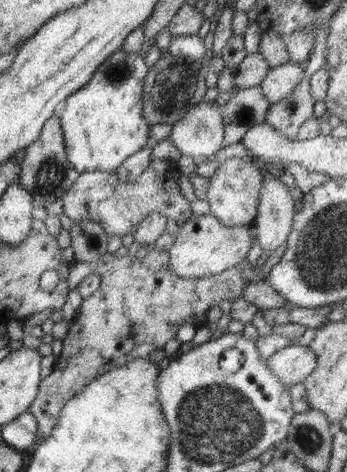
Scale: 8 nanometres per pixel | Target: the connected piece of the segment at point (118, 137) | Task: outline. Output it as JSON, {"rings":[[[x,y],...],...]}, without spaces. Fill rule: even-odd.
{"rings":[[[122,51],[98,66],[97,72],[81,90],[70,94],[61,105],[61,122],[67,160],[80,173],[115,172],[130,156],[153,143],[150,126],[143,117],[143,83],[149,67],[136,54]]]}

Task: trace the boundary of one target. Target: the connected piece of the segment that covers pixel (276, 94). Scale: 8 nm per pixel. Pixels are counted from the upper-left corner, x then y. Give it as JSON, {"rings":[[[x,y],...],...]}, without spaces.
{"rings":[[[285,63],[268,70],[268,76],[262,80],[262,95],[272,104],[290,96],[304,77],[303,65]]]}

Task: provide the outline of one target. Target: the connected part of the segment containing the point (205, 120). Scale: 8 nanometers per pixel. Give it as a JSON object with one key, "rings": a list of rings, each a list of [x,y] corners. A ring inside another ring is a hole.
{"rings":[[[200,102],[175,125],[169,139],[181,155],[209,160],[224,147],[224,127],[220,106]]]}

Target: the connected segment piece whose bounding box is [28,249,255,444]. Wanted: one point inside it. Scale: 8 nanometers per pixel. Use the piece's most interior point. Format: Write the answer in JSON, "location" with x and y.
{"location":[140,304]}

